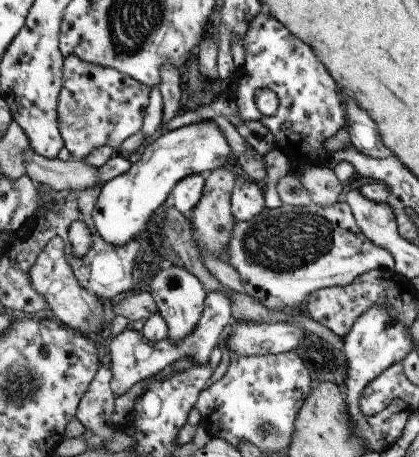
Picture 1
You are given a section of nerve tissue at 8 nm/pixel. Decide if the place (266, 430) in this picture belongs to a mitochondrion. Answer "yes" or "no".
yes

